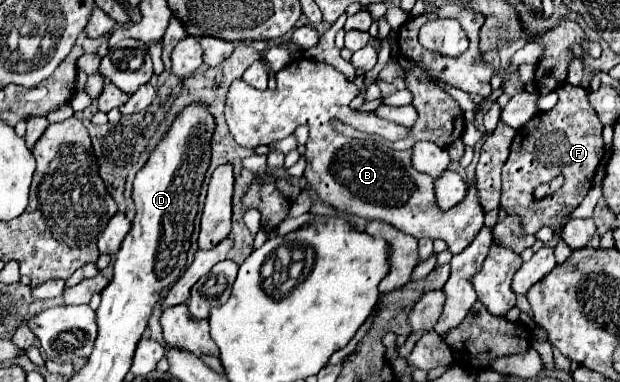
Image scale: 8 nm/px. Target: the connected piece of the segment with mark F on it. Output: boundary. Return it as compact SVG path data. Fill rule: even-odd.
M564 84L556 92L560 96L558 104L550 112L536 114L524 128L516 132L510 146L510 156L502 168L500 206L510 216L520 218L526 234L534 234L542 226L556 228L588 194L596 168L604 158L602 124L596 110L588 102L586 88ZM558 174L564 174L564 186L558 192L536 200L536 186L550 182Z

